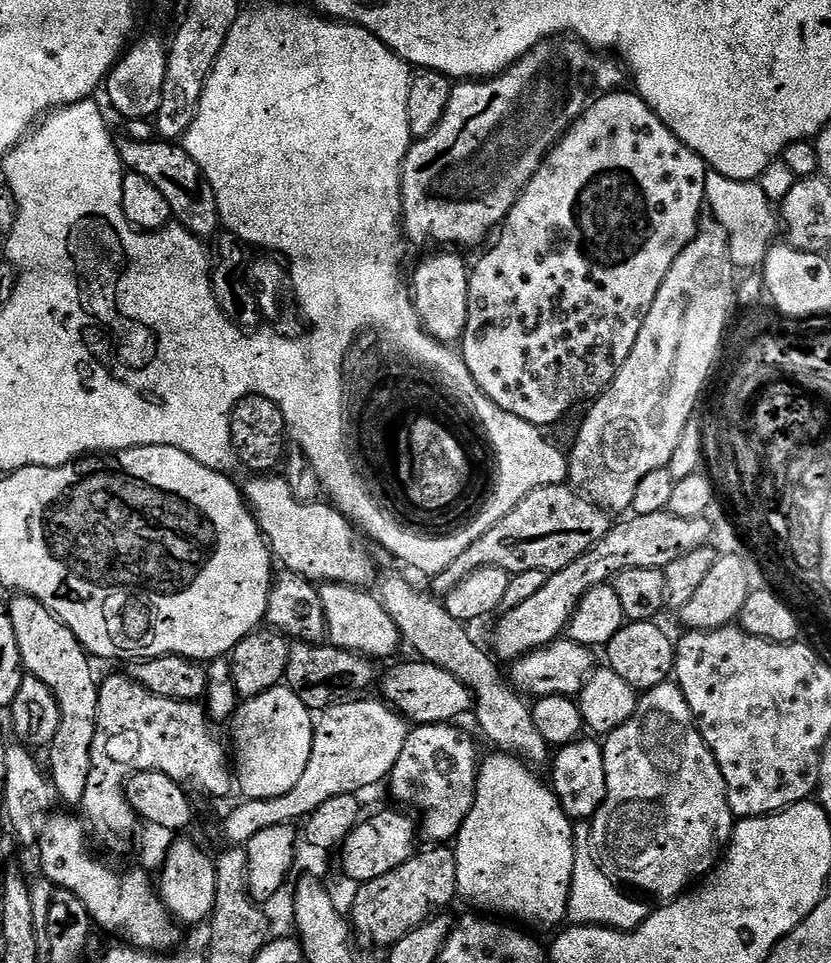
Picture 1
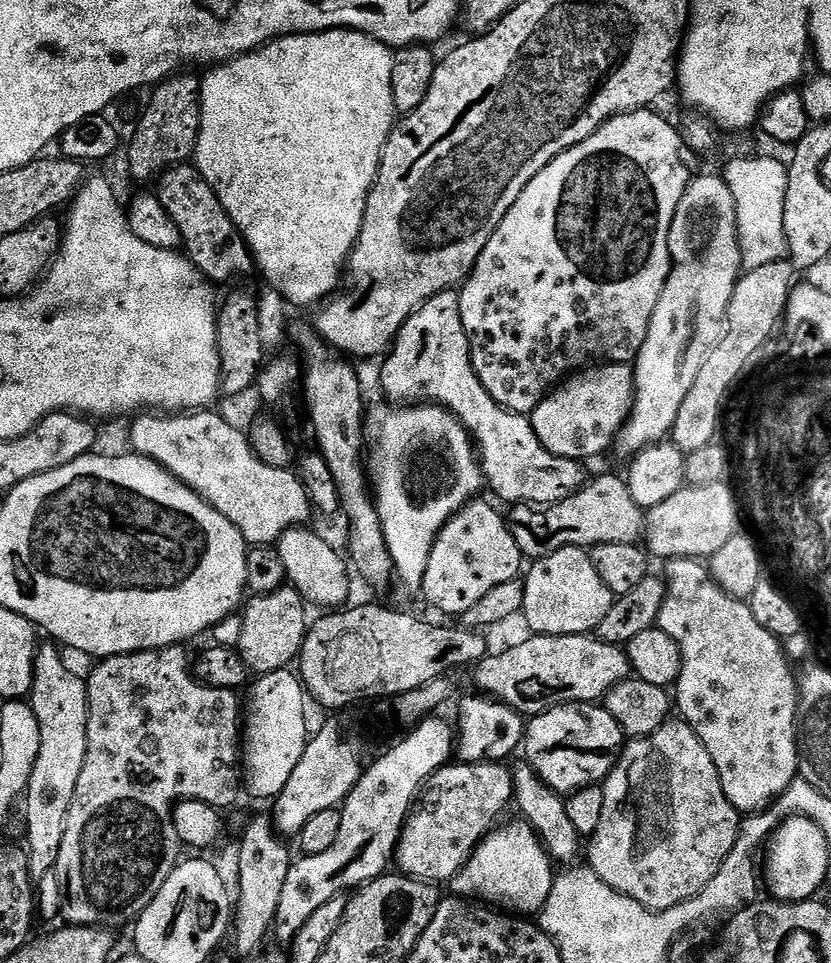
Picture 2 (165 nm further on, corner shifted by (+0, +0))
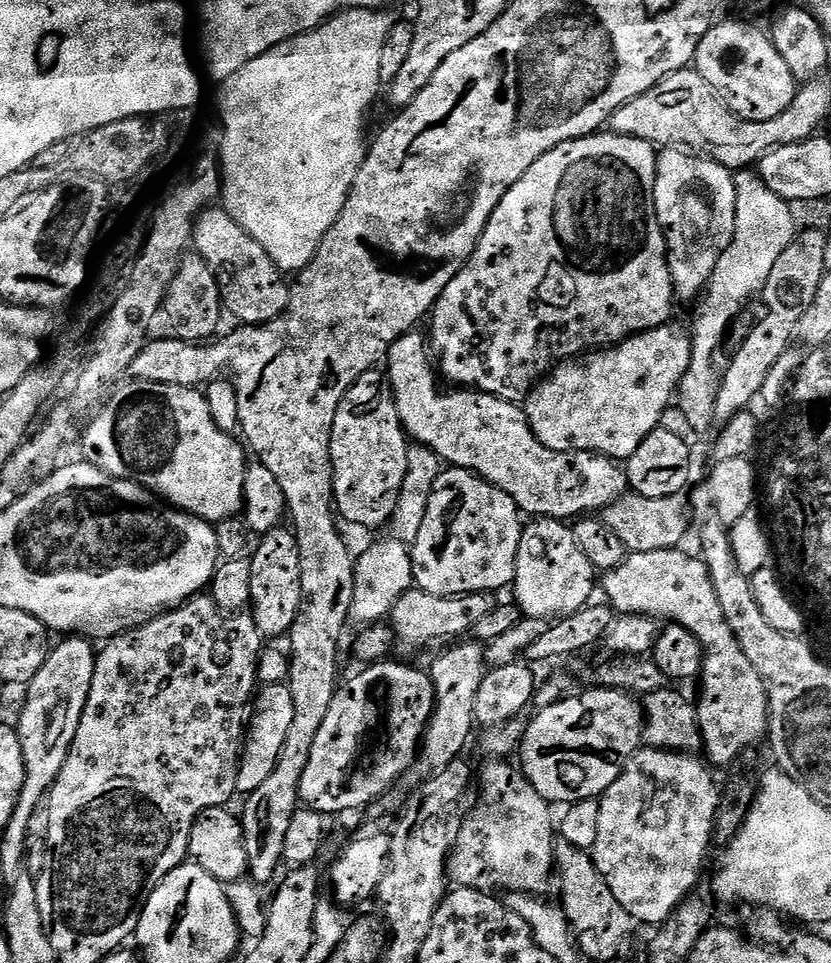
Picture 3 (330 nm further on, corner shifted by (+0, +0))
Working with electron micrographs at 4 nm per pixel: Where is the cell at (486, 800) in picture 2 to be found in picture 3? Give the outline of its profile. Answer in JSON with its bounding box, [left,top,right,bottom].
[448,758,558,898]

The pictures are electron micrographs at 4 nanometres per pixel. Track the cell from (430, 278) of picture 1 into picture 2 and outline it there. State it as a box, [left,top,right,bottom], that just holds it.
[380,291,586,506]

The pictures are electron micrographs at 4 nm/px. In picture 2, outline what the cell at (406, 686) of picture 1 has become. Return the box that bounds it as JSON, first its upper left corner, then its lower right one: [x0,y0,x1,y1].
[475,634,629,714]

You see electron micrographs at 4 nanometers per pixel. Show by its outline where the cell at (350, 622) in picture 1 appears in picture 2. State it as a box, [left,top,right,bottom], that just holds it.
[274,526,349,610]

